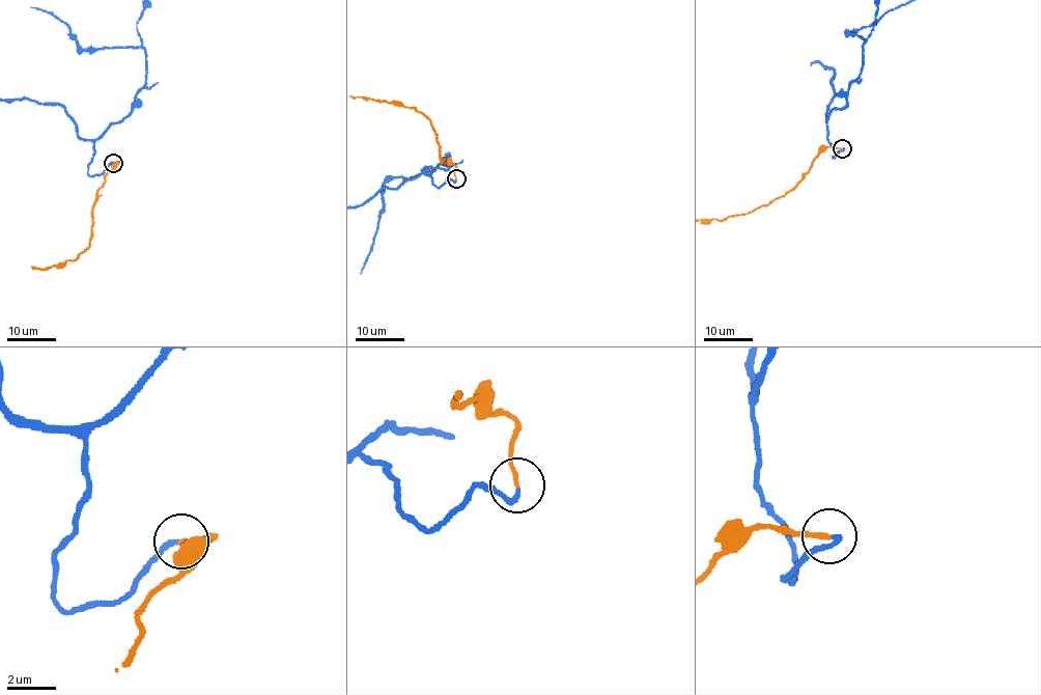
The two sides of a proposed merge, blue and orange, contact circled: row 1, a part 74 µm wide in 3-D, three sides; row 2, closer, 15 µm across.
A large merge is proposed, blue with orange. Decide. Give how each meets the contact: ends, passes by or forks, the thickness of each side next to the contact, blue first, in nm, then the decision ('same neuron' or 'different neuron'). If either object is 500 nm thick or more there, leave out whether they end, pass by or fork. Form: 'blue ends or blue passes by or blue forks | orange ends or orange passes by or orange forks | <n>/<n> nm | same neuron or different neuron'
blue ends | orange ends | 200/180 nm | same neuron

